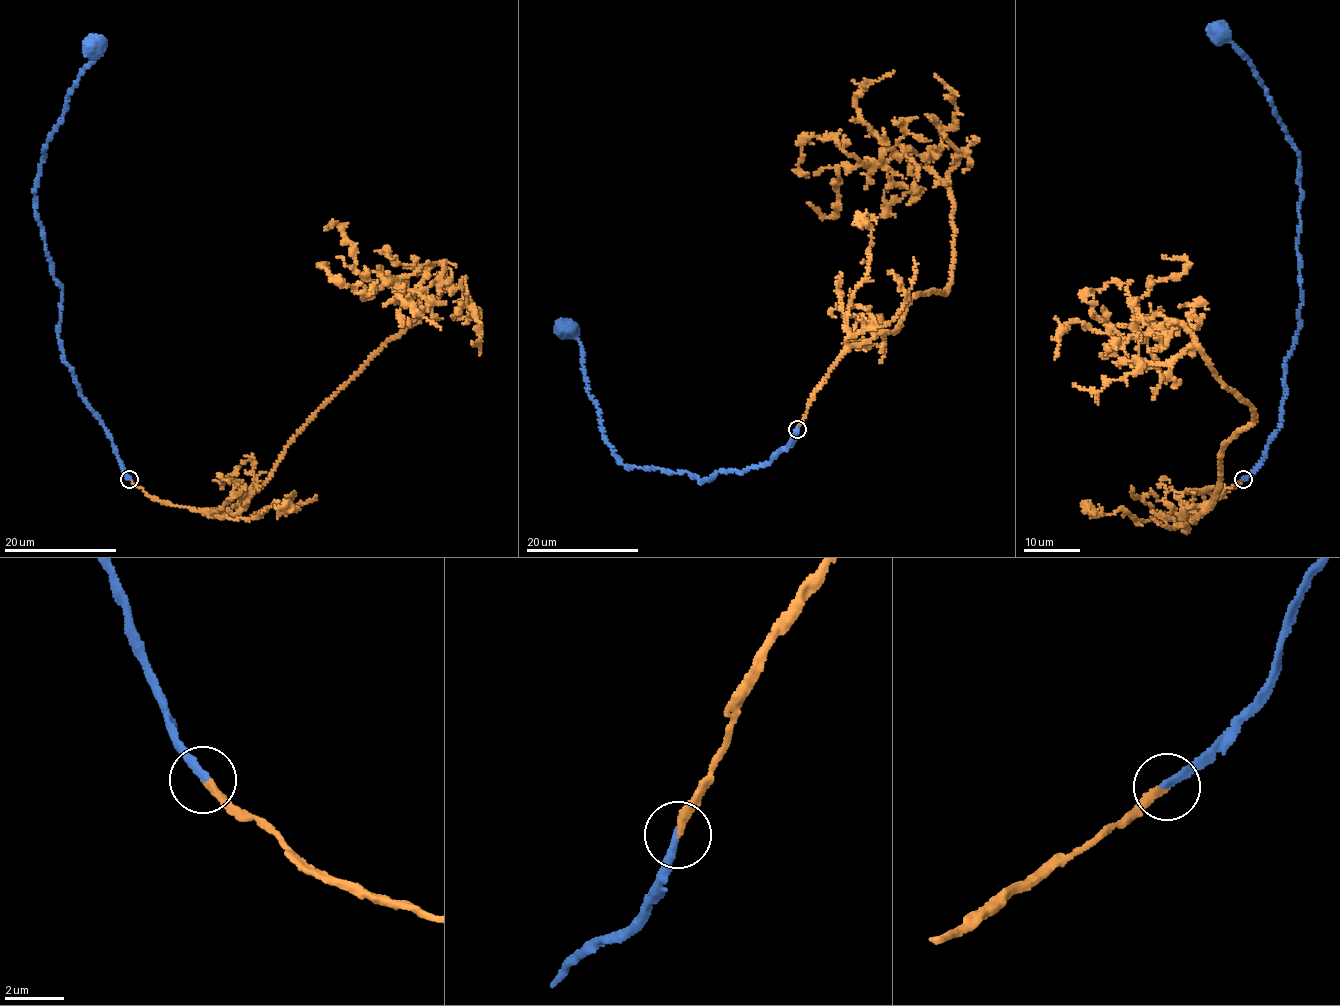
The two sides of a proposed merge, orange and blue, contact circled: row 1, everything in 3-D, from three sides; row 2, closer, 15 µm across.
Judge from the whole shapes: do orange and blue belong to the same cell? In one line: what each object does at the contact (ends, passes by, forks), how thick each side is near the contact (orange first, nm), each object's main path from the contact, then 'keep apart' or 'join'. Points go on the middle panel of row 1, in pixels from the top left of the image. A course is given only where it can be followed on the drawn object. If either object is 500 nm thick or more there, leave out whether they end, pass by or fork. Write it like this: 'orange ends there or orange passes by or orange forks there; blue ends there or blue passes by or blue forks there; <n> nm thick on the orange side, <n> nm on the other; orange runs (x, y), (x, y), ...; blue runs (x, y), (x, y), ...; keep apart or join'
orange ends there; blue ends there; 240 nm thick on the orange side, 280 nm on the other; orange runs (797, 430), (851, 345), (946, 291), (954, 255), (946, 185), (902, 154), (837, 167), (834, 216), (808, 202); blue runs (797, 430), (771, 460), (702, 482), (630, 467), (601, 432), (582, 349), (567, 330); join

